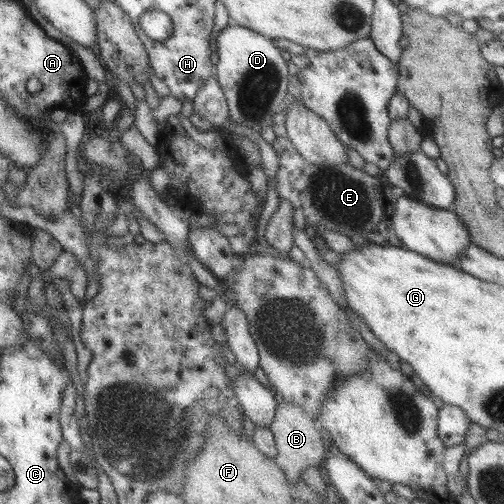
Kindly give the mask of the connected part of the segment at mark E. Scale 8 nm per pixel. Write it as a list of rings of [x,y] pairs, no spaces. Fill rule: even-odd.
[[[283,106],[283,109],[272,118],[271,124],[275,134],[271,146],[278,158],[278,170],[274,180],[279,198],[288,200],[294,209],[299,208],[305,222],[316,230],[321,230],[321,228],[325,228],[327,231],[335,230],[347,237],[357,233],[367,237],[370,243],[403,248],[403,244],[394,234],[393,224],[391,224],[393,207],[391,200],[387,200],[383,193],[388,185],[382,176],[370,176],[363,170],[355,172],[354,176],[349,176],[331,168],[322,168],[322,166],[305,161],[287,138],[285,114]]]

